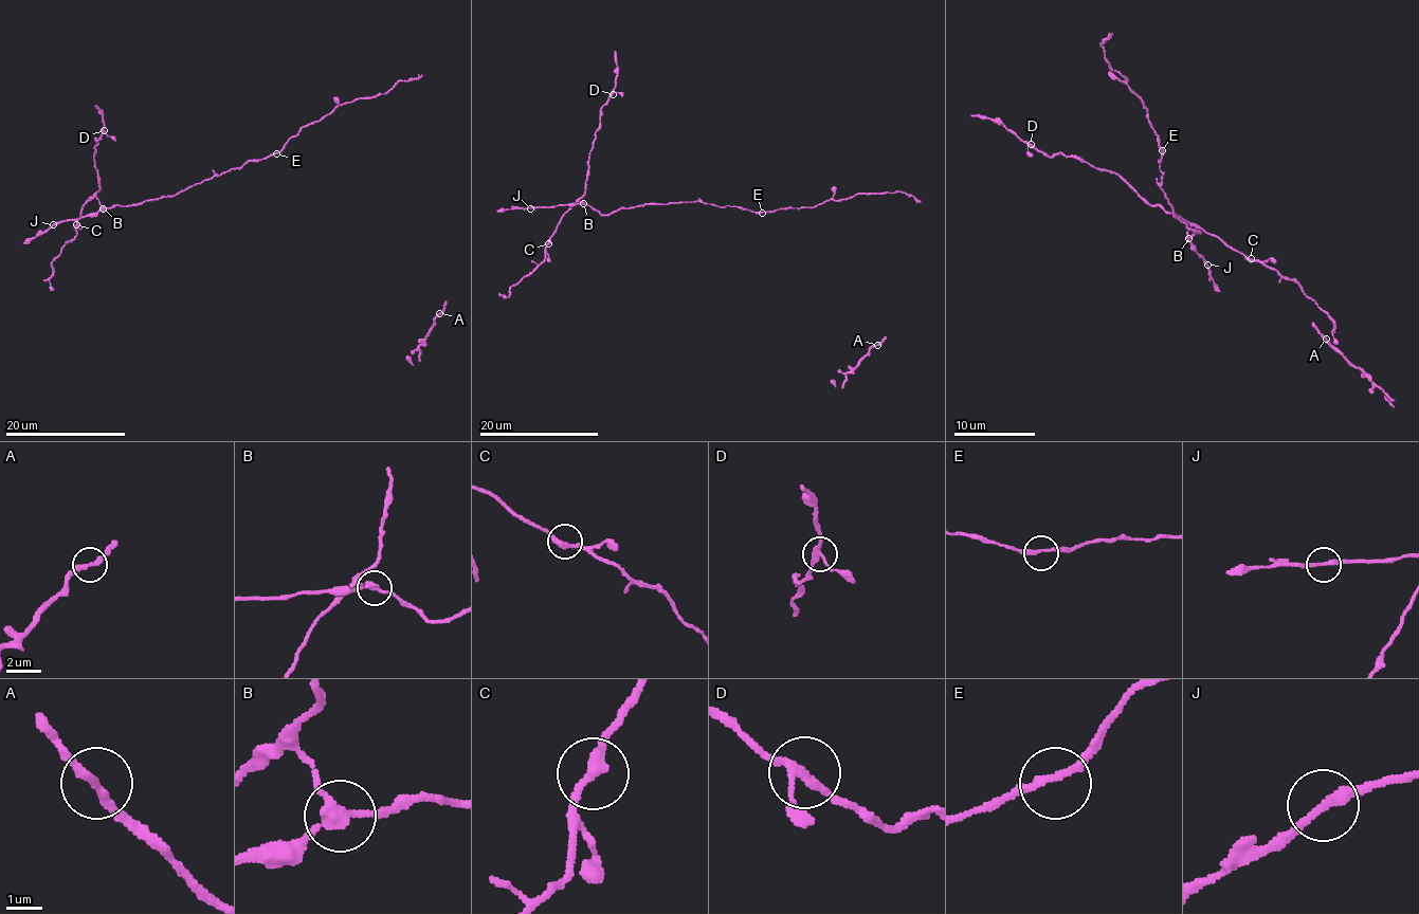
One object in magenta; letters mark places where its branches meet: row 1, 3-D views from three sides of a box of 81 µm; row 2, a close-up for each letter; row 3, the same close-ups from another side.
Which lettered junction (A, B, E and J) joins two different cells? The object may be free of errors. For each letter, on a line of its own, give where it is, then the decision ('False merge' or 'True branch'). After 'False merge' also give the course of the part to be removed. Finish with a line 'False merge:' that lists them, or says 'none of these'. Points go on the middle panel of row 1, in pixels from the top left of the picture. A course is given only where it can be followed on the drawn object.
A: Place: (877, 345). True branch
B: Place: (583, 203). False merge. Course of the part to remove: (583, 204), (579, 199), (584, 193), (588, 153), (600, 125), (600, 108), (615, 87), (615, 51)
E: Place: (762, 213). True branch
J: Place: (530, 208). True branch
False merge: B

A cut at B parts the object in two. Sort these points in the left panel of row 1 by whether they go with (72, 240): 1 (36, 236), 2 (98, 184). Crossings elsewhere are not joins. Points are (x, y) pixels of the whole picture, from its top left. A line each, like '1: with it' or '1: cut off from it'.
1: cut off from it
2: with it

